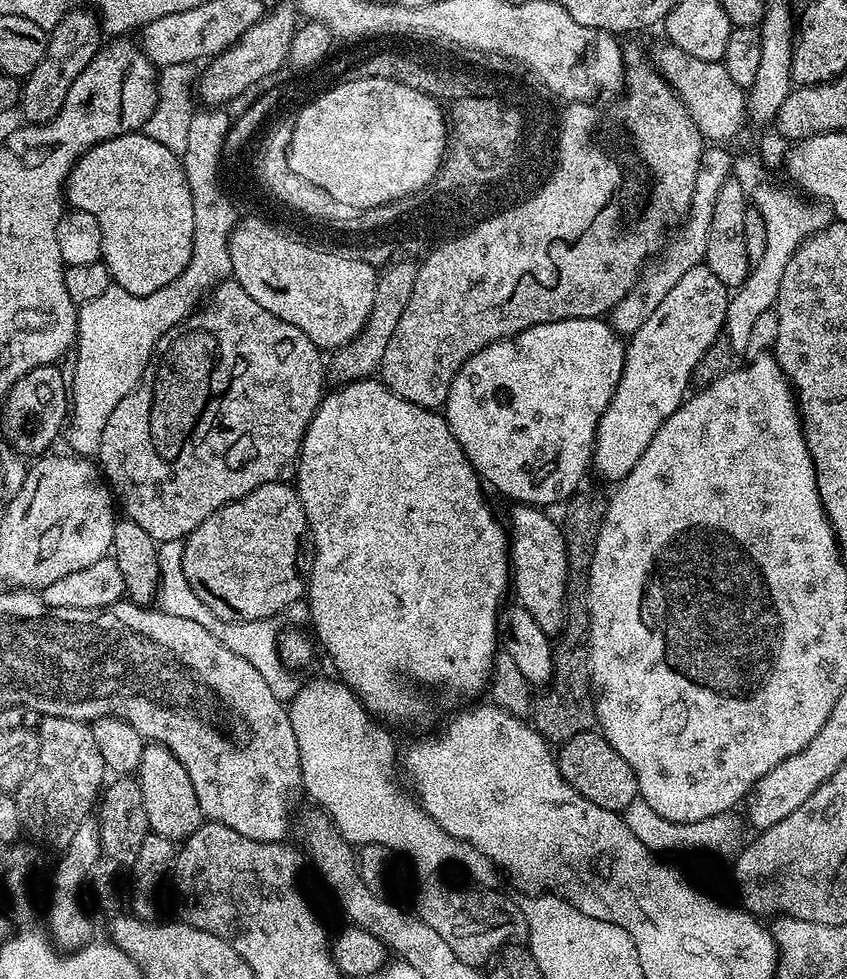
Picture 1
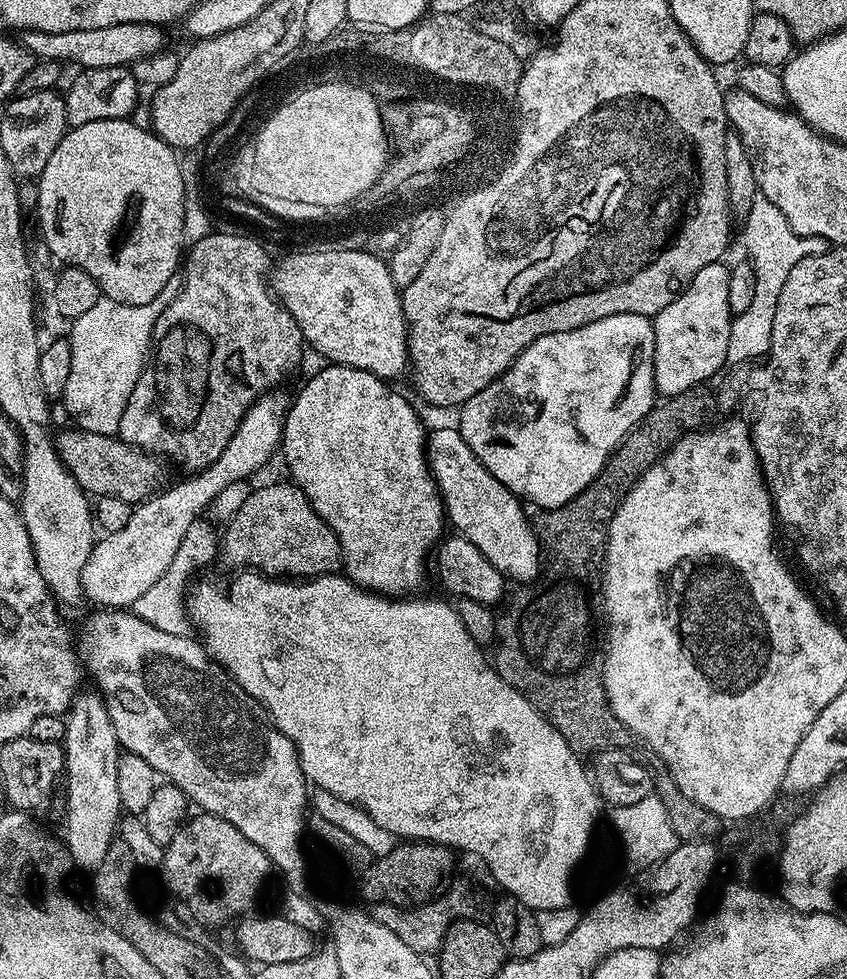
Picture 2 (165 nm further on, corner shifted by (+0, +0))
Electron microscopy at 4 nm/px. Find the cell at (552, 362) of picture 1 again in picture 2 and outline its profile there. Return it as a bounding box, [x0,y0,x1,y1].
[458,314,658,510]

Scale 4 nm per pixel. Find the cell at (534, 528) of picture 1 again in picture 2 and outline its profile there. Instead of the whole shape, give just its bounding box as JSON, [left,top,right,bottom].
[426,427,542,581]

